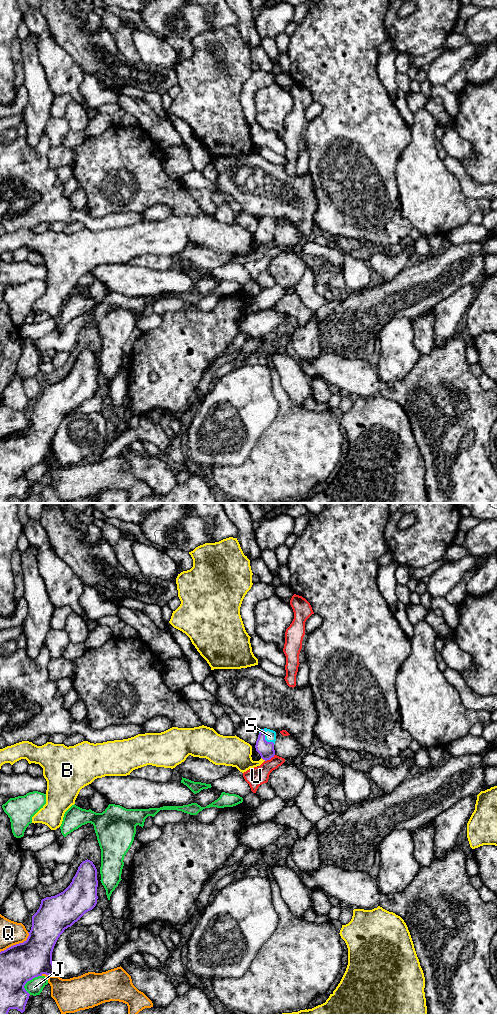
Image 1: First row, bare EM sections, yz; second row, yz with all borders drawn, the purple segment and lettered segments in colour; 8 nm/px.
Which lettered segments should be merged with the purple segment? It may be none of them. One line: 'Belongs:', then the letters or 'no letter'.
Belongs: S

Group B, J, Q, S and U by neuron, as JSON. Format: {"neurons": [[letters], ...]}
{"neurons": [["B"], ["J"], ["Q"], ["S"], ["U"]]}

